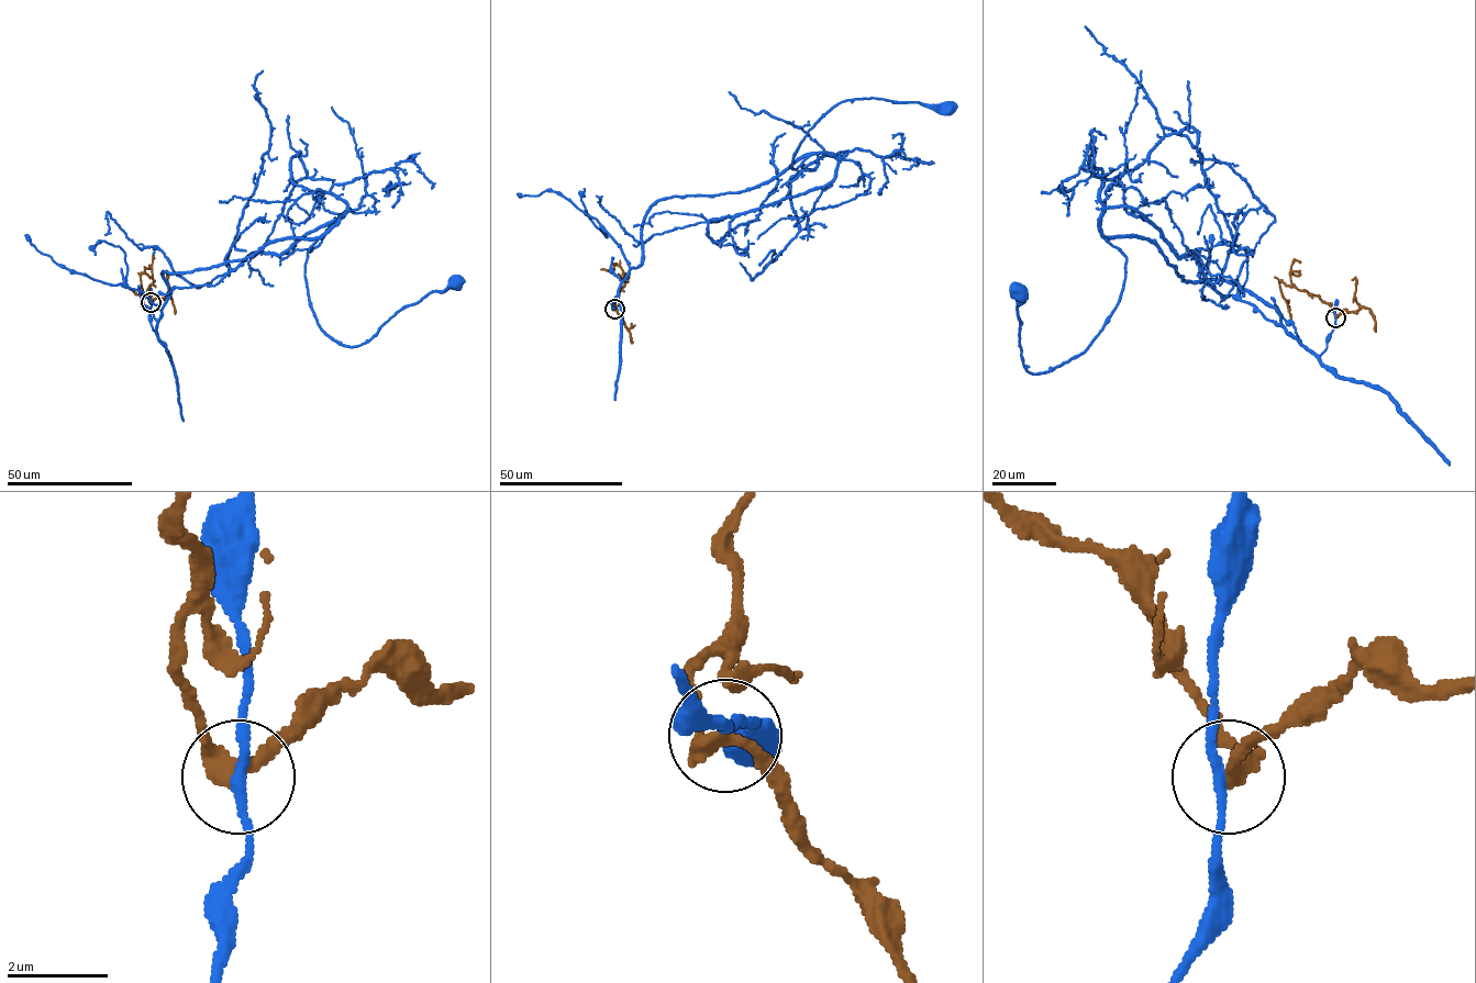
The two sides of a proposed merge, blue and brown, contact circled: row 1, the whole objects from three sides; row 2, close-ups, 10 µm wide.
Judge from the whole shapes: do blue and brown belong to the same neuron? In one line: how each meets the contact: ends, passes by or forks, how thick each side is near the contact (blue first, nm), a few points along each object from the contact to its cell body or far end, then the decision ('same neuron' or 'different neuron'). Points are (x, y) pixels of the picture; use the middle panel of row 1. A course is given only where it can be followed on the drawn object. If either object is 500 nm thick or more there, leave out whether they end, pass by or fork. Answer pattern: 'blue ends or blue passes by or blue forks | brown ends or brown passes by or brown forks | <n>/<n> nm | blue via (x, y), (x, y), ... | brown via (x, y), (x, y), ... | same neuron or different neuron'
blue passes by | brown passes by | 190/280 nm | blue via (614, 308), (659, 200), (748, 190), (810, 155), (796, 169), (807, 133), (843, 101), (945, 108) | brown via (614, 309), (614, 298), (625, 283), (622, 270), (614, 264), (611, 270), (600, 269) | different neuron

